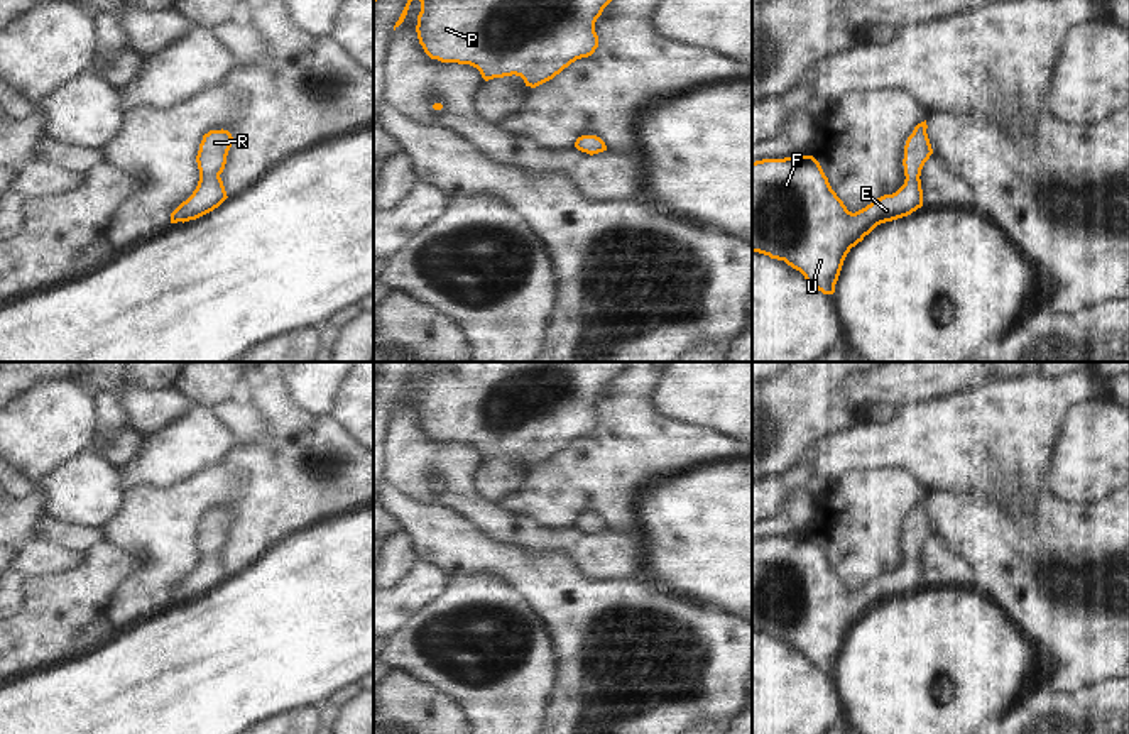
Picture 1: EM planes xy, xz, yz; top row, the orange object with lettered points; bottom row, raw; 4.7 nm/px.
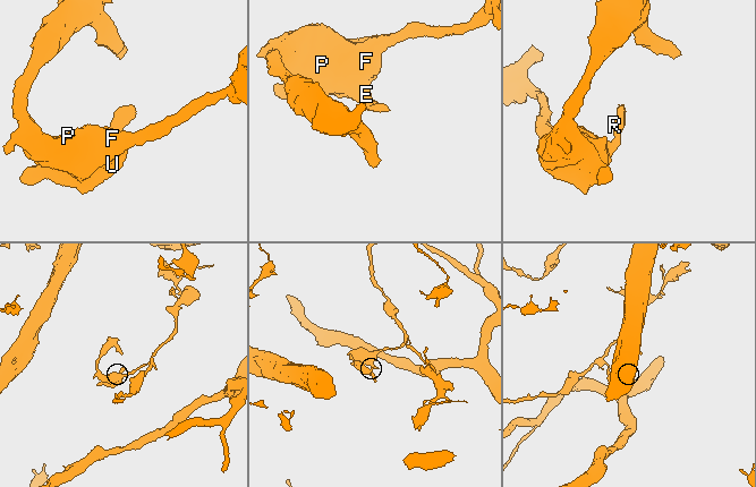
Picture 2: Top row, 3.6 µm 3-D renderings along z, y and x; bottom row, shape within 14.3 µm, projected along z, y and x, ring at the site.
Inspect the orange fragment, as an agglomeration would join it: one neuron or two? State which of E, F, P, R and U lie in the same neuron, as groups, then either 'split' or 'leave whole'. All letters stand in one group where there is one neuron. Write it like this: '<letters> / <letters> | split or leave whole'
E F P R U | leave whole

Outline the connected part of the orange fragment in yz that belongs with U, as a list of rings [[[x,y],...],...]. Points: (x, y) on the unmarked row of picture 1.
[[[926,499],[918,502],[904,524],[904,563],[852,592],[832,568],[813,534],[762,538],[752,541],[752,631],[784,639],[799,649],[811,666],[833,673],[843,639],[852,626],[877,604],[911,594],[923,585],[921,548],[933,533]]]

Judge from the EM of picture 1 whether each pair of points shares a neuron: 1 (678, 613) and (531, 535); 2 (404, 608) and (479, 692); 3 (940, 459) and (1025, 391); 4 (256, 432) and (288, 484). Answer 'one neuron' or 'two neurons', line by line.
1: two neurons
2: two neurons
3: one neuron
4: two neurons

